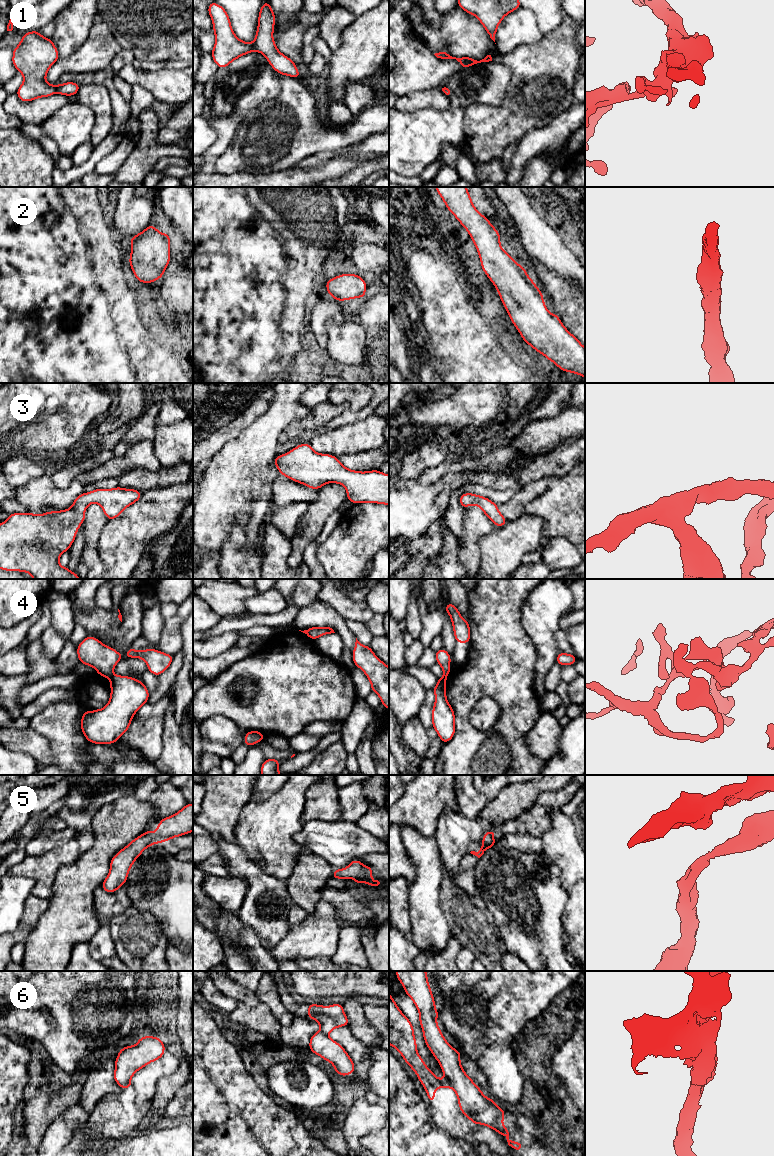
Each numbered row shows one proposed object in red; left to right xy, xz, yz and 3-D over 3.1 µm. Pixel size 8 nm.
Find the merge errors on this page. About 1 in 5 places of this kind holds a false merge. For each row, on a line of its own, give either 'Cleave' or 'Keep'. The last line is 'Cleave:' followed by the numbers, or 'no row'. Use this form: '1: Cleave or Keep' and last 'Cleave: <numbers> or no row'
1: Cleave
2: Keep
3: Keep
4: Cleave
5: Keep
6: Cleave
Cleave: 1, 4, 6

